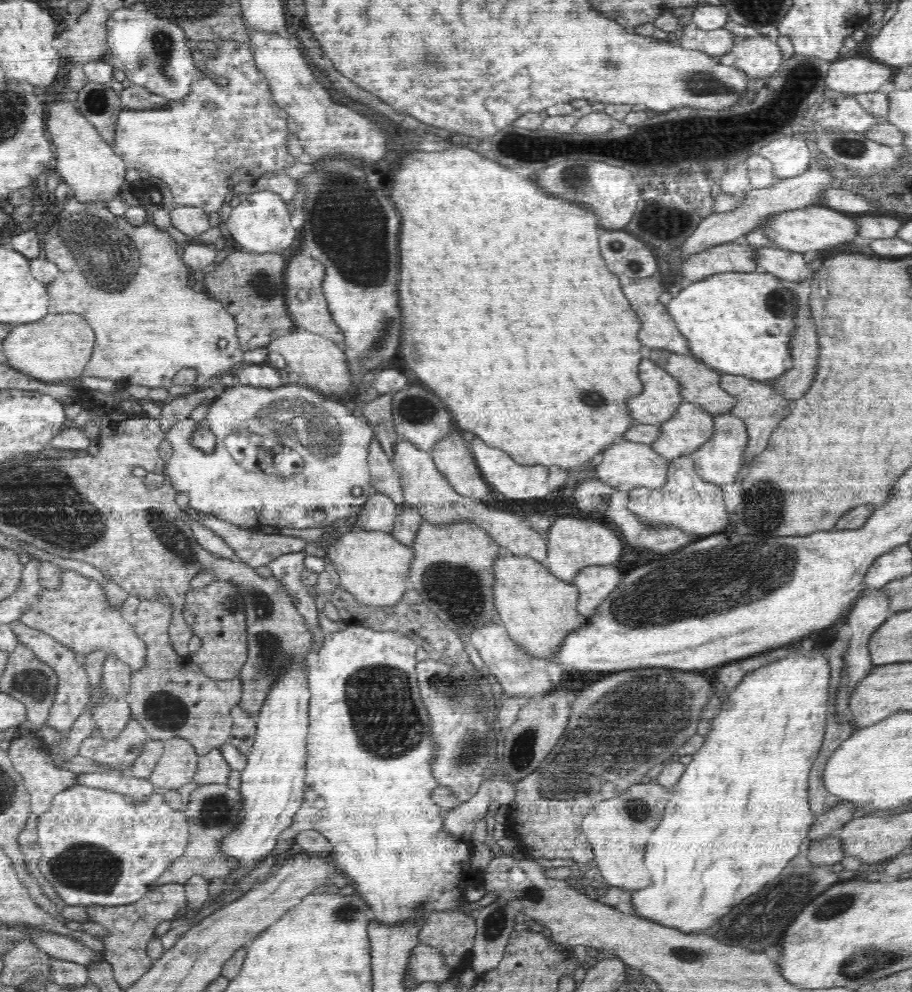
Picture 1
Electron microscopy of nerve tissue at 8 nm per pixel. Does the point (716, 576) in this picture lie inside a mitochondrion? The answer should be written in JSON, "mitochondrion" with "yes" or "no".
{"mitochondrion":"yes"}

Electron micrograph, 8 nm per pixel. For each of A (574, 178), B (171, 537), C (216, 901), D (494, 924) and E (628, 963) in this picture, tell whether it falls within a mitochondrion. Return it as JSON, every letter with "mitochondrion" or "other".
{"A":"mitochondrion","B":"mitochondrion","C":"other","D":"mitochondrion","E":"other"}

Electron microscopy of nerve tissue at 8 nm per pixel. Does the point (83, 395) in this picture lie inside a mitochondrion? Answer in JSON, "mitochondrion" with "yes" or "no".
{"mitochondrion":"no"}

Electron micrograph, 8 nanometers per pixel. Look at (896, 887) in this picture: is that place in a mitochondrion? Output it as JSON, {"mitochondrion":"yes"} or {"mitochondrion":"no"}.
{"mitochondrion":"no"}

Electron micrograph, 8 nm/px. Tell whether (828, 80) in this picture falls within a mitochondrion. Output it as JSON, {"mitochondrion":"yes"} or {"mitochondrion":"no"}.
{"mitochondrion":"no"}

